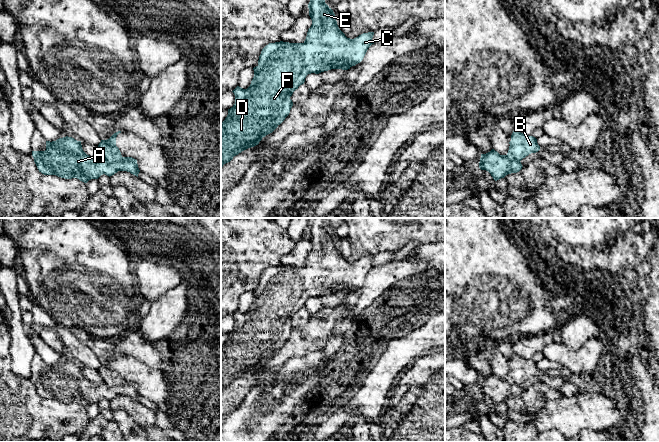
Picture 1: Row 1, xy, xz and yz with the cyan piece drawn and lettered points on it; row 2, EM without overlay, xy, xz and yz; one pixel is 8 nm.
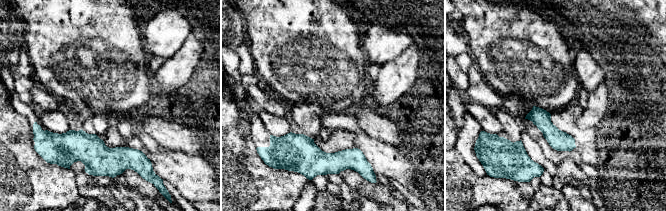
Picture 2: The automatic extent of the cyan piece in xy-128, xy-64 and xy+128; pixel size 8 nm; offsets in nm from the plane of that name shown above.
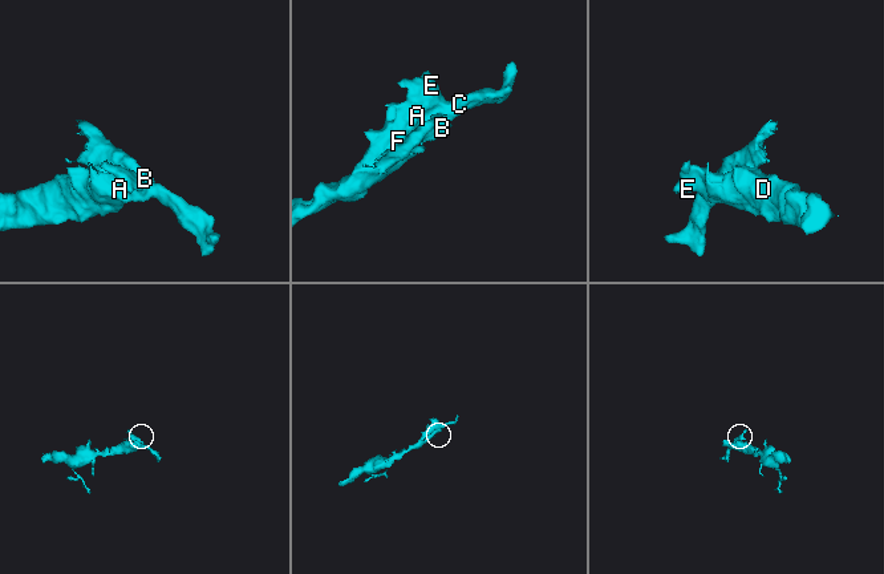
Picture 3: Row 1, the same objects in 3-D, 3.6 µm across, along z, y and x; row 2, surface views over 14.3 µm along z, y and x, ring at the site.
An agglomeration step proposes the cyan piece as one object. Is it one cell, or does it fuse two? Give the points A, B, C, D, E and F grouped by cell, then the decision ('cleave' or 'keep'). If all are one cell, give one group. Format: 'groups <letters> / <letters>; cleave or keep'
groups A C D E F / B; cleave

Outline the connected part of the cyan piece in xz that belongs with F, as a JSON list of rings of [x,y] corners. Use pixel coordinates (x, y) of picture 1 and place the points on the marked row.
[[[310,0],[308,8],[312,25],[308,29],[305,41],[303,43],[280,41],[266,45],[259,56],[258,65],[253,68],[254,77],[250,86],[247,89],[237,86],[232,91],[235,95],[235,104],[228,109],[228,115],[221,123],[221,169],[234,156],[258,145],[263,137],[272,133],[285,120],[293,106],[290,97],[300,85],[304,84],[308,74],[331,70],[335,61],[340,69],[348,70],[360,63],[368,48],[374,44],[372,40],[374,32],[363,33],[354,39],[347,38],[339,29],[336,16],[325,0]]]

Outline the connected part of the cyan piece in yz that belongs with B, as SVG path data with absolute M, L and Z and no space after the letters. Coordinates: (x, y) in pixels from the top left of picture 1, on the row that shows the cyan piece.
M514 130L509 142L509 150L507 157L513 161L521 161L531 153L536 153L540 150L537 139L533 136L527 136L517 130Z

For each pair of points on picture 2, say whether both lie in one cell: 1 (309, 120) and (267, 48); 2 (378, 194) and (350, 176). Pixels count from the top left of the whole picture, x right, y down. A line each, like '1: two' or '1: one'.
1: two
2: one

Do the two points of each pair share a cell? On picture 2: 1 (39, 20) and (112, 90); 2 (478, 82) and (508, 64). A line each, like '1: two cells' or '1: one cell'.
1: one cell
2: two cells

